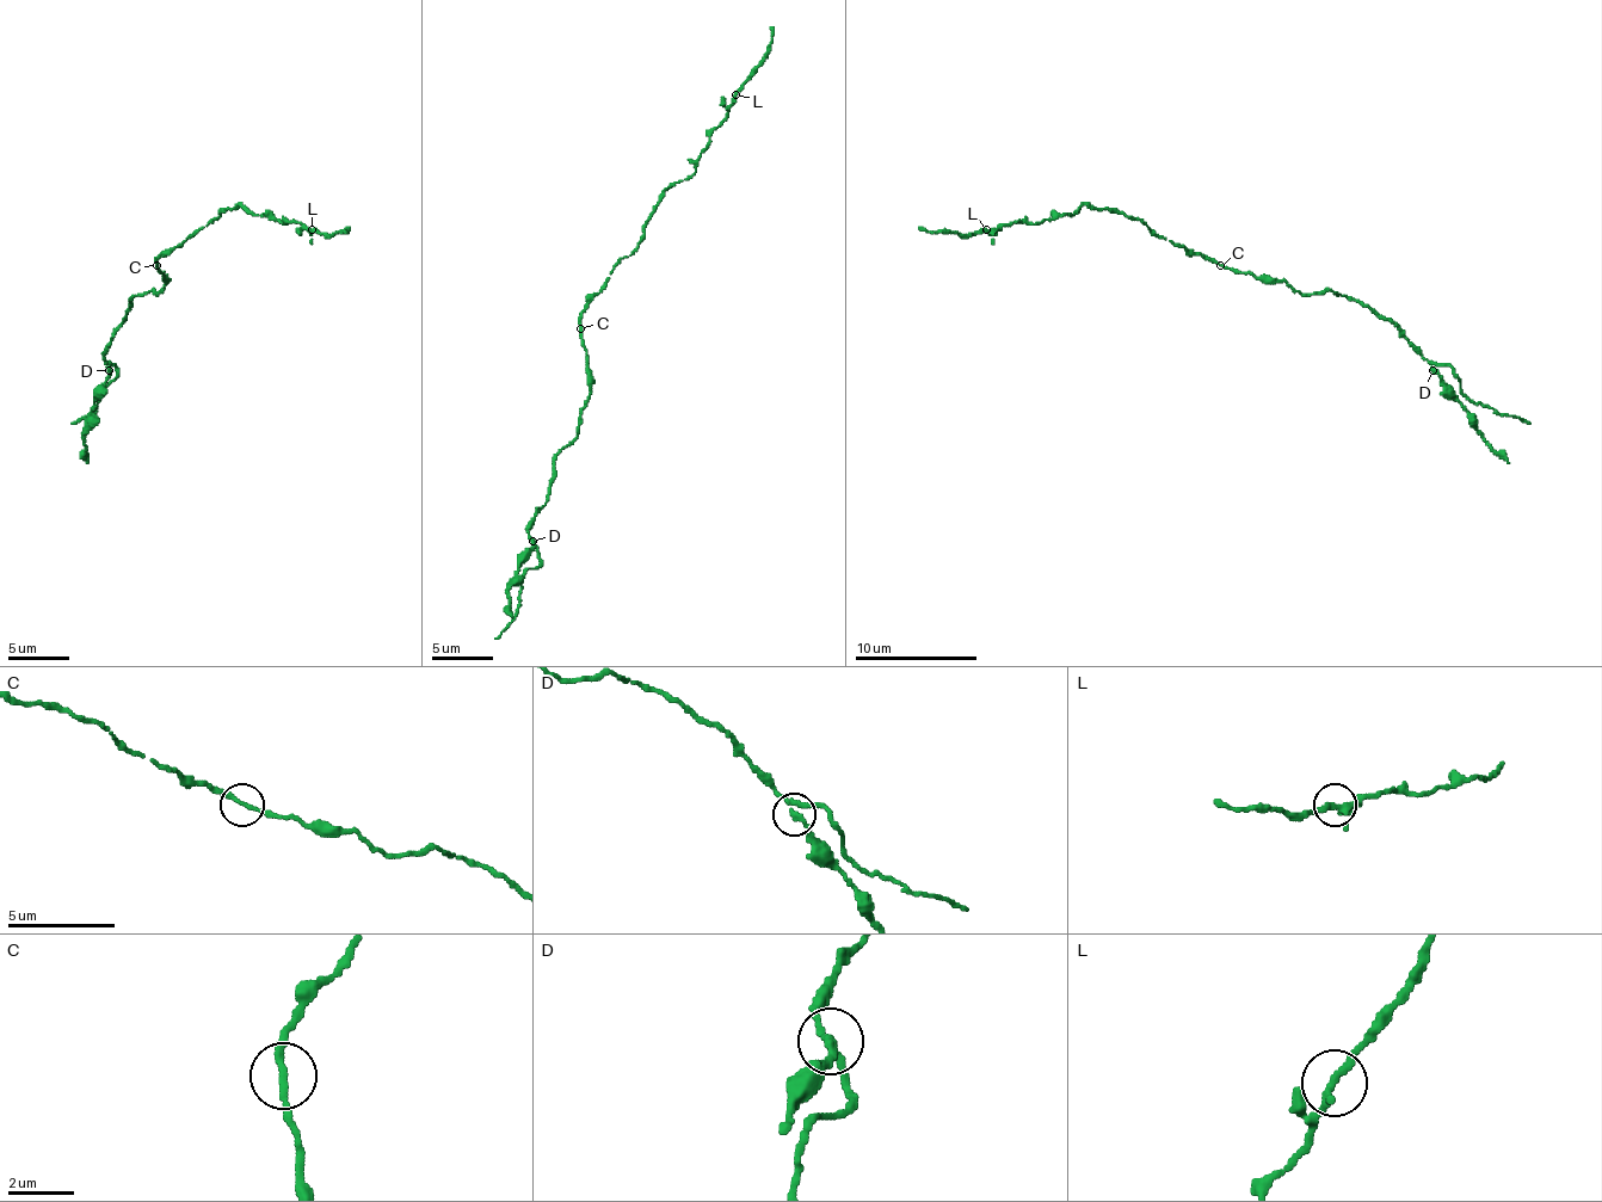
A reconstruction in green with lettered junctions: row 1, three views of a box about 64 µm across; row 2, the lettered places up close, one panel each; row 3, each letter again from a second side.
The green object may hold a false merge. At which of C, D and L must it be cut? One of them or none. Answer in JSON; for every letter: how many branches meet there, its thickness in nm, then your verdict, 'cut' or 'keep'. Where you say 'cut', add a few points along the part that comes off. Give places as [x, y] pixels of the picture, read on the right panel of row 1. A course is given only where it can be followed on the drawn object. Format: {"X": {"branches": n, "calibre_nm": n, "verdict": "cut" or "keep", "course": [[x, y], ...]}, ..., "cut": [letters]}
{"C": {"branches": 2, "calibre_nm": 200, "verdict": "keep"}, "D": {"branches": 3, "calibre_nm": 240, "verdict": "cut", "course": [[1434, 369], [1482, 439], [1509, 463]]}, "L": {"branches": 3, "calibre_nm": 240, "verdict": "keep"}, "cut": ["D"]}

